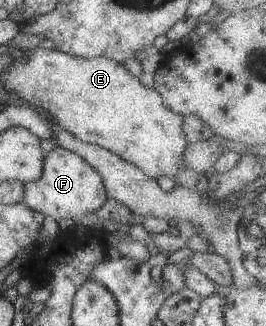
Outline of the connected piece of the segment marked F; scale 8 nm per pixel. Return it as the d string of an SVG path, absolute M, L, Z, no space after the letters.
M56 147L44 158L44 168L37 182L24 184L23 204L32 211L51 216L56 221L72 218L88 220L108 199L99 173L82 156L63 147Z

